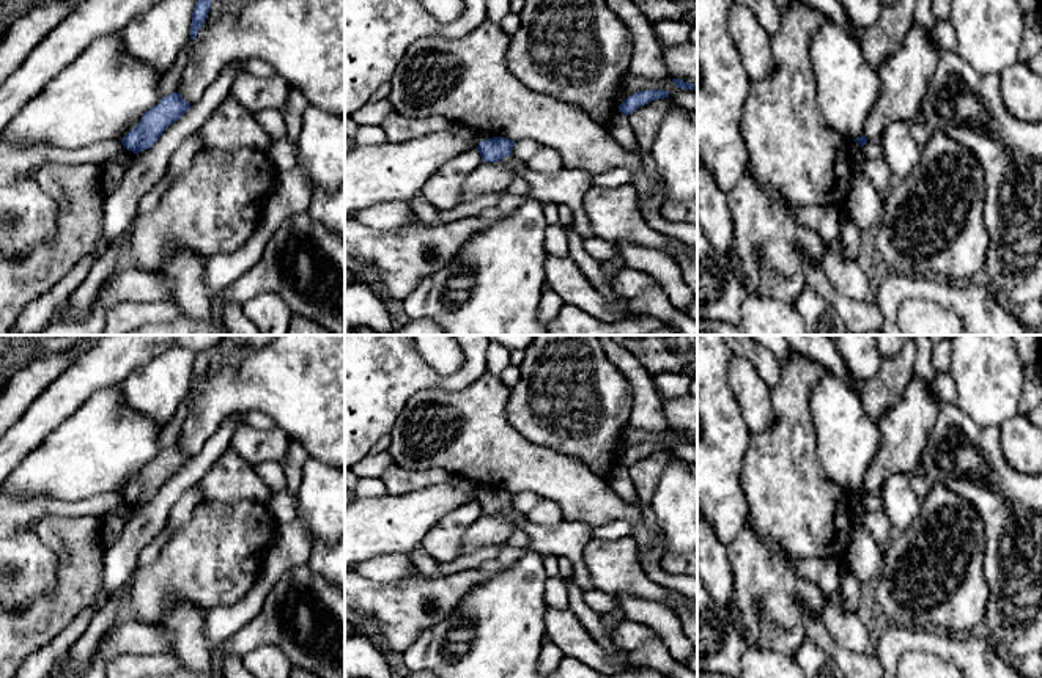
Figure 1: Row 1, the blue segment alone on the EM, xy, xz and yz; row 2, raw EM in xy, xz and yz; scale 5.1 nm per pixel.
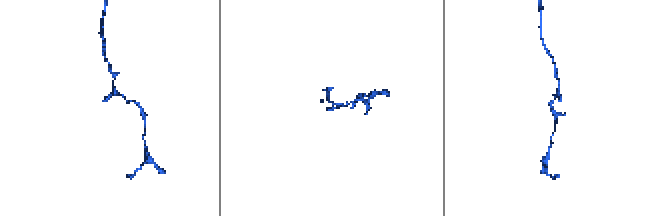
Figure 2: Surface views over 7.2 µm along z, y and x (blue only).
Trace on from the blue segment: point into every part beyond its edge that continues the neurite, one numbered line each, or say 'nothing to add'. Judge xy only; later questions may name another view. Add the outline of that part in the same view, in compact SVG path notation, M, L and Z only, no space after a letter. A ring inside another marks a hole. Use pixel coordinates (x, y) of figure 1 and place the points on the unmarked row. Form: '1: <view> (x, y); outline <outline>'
nothing to add

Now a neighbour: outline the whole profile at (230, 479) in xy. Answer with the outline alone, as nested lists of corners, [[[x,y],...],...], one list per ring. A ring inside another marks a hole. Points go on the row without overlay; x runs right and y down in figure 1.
[[[233,448],[222,453],[194,486],[198,491],[200,502],[233,505],[252,500],[268,505],[272,497],[255,466],[244,461]]]

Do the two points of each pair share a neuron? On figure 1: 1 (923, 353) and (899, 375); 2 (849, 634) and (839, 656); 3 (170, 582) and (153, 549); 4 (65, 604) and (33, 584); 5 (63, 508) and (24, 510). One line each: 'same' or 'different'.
1: different
2: different
3: different
4: different
5: same

